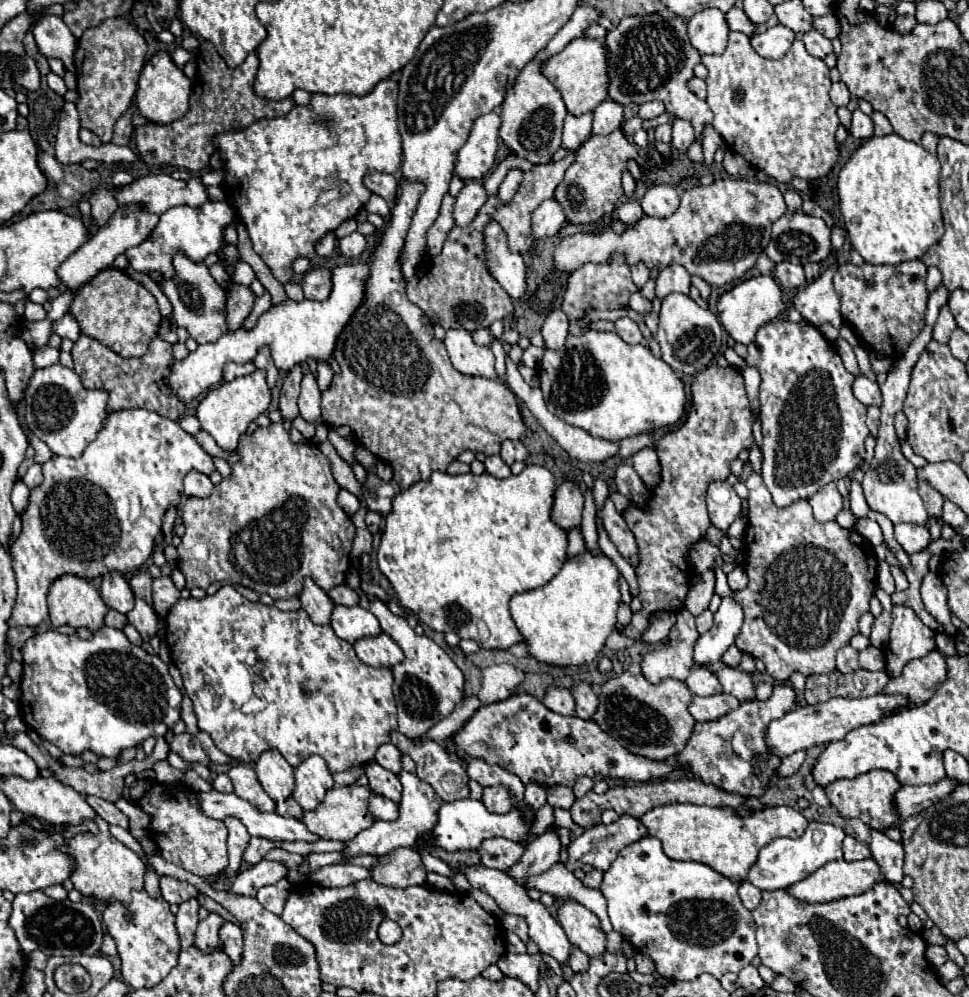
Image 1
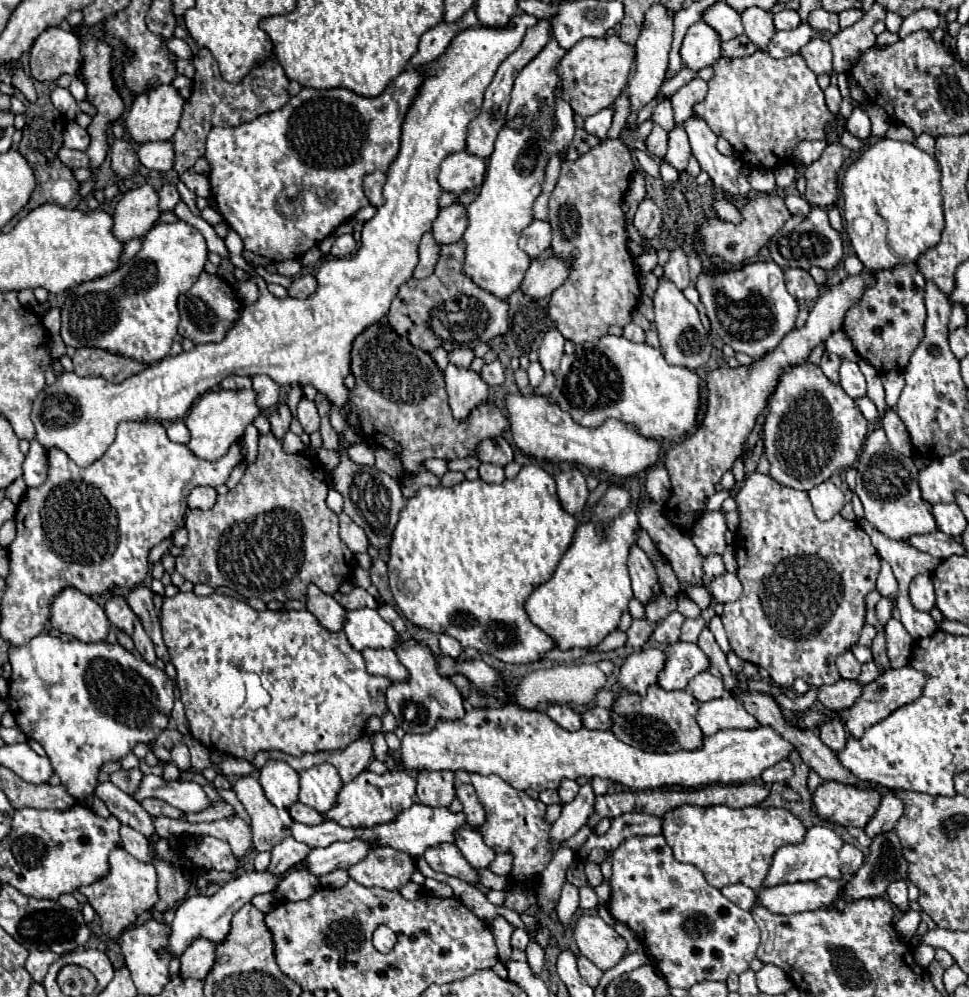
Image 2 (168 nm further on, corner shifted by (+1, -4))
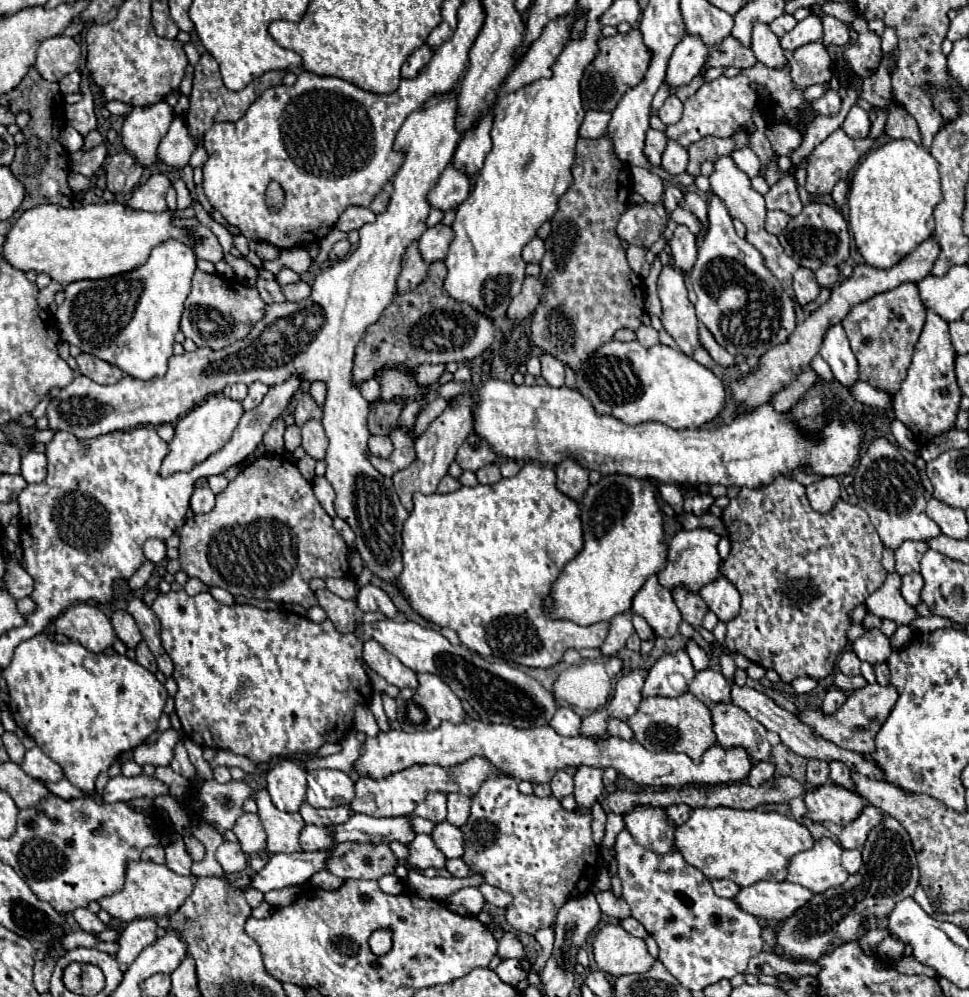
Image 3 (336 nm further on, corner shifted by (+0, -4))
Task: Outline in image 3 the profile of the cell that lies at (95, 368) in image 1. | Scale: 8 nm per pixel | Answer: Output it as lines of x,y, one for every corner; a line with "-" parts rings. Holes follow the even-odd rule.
81,354
77,356
79,372
97,384
115,384
117,380
123,378
123,372
117,366
111,366
109,362
103,362
99,358
93,358
91,354

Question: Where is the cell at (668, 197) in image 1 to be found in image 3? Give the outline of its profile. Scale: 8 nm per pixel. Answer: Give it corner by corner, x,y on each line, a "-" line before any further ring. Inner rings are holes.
637,204
627,208
627,212
617,222
617,236
633,246
649,248
665,230
667,216
663,206

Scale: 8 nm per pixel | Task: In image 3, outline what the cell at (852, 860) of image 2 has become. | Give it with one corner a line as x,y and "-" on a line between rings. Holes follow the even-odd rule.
843,850
841,862
849,874
855,874
861,868
861,852
859,850

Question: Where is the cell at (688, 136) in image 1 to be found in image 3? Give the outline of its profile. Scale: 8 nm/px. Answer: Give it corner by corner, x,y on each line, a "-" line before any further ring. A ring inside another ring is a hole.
669,140
667,148
663,152
663,160
661,160
661,168
669,174
683,174
687,168
687,150
683,146
679,146
679,142

